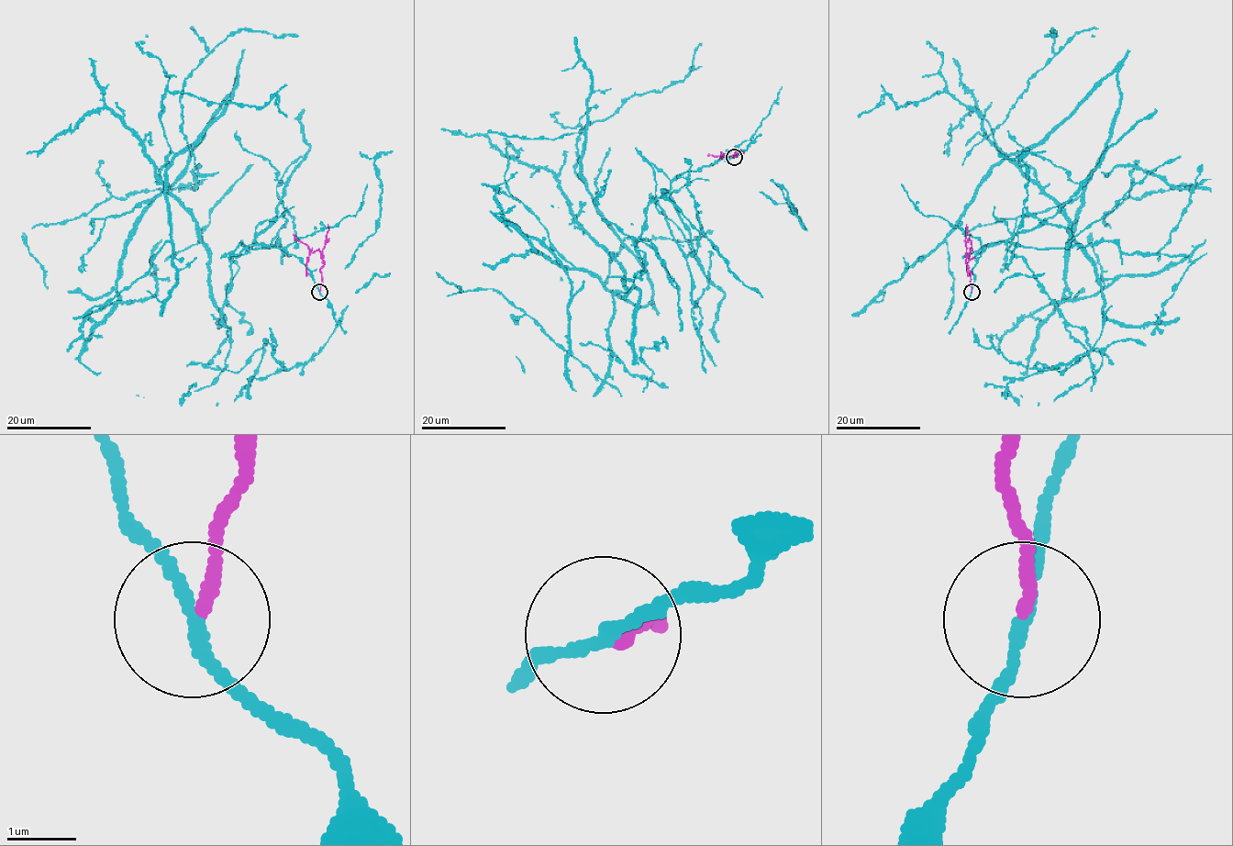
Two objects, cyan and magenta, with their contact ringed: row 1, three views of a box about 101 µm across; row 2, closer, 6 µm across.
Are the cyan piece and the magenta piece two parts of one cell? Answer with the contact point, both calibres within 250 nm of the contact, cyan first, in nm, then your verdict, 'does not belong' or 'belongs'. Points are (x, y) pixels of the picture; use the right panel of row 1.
(971, 292) | 160/180 nm | does not belong

